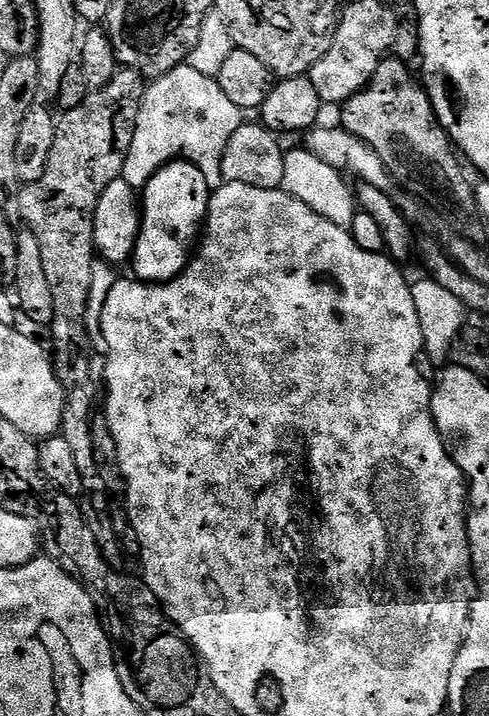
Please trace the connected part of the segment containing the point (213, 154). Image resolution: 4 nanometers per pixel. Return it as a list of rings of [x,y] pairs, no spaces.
[[[187,62],[177,64],[165,76],[157,76],[145,87],[144,97],[140,99],[140,113],[134,130],[134,142],[130,146],[130,154],[126,154],[123,179],[132,188],[142,190],[150,182],[152,175],[171,160],[189,160],[198,170],[202,170],[202,178],[206,178],[206,186],[210,190],[225,184],[222,174],[222,154],[226,150],[226,142],[234,135],[234,130],[242,122],[242,110],[226,98],[222,86],[218,86],[215,76],[198,74]]]

